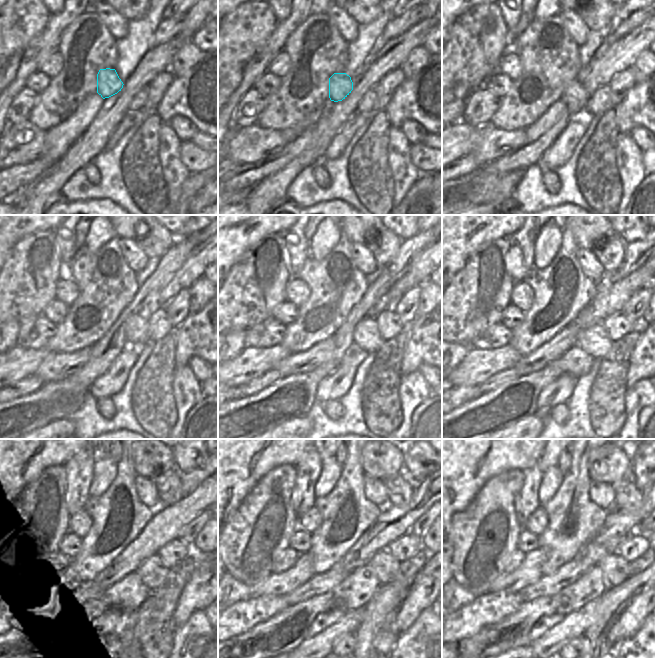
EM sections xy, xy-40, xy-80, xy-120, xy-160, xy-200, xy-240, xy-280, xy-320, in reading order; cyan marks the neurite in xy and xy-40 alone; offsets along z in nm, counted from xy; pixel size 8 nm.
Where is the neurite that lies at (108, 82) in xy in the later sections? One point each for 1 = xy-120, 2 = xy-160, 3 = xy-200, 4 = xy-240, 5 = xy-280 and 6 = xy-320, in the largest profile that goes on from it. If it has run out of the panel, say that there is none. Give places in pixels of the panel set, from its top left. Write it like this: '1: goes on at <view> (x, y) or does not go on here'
1: goes on at xy-120 (137, 330)
2: goes on at xy-160 (367, 337)
3: goes on at xy-200 (594, 339)
4: goes on at xy-240 (153, 570)
5: goes on at xy-280 (385, 567)
6: goes on at xy-320 (615, 569)

